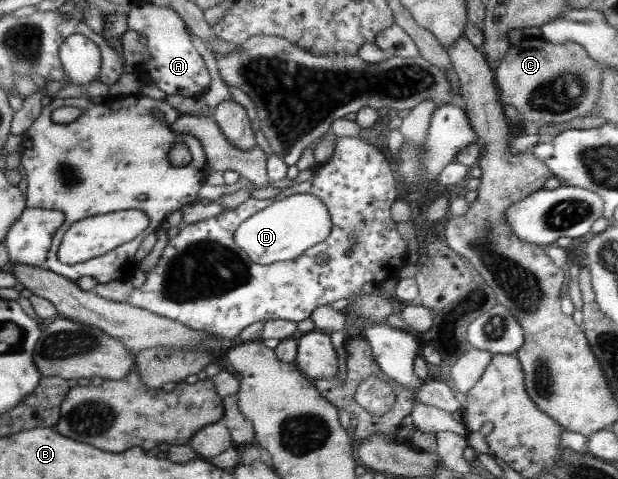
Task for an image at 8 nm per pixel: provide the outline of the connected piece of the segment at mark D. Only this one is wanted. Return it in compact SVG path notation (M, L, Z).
M298 193L270 203L239 225L233 239L259 265L297 258L305 250L321 243L331 233L331 216L319 197Z

